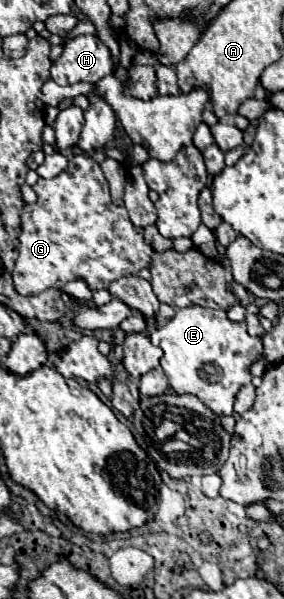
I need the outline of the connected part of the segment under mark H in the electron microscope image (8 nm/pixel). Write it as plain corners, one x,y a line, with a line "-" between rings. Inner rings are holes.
79,35
63,45
63,53
57,61
51,65
51,79
59,85
73,85
79,81
95,83
101,77
113,73
115,63
111,59
111,51
105,47
105,43
97,35

